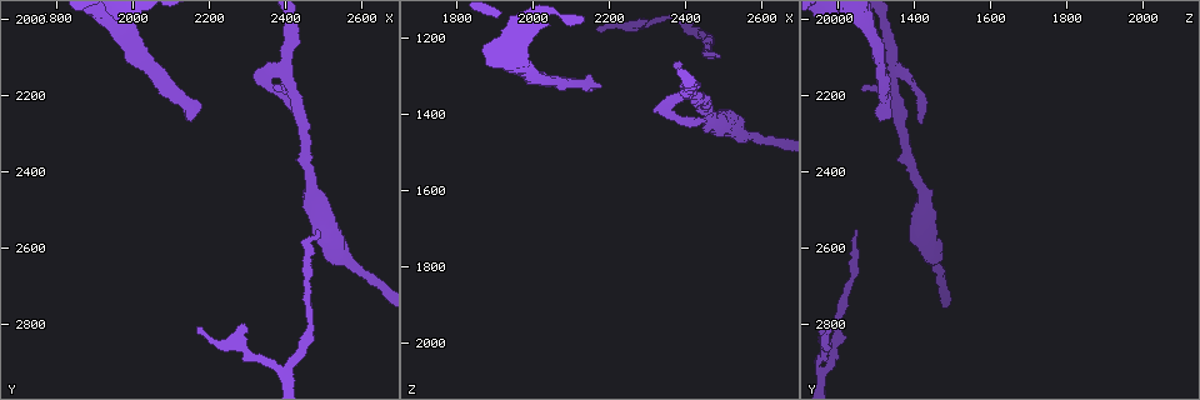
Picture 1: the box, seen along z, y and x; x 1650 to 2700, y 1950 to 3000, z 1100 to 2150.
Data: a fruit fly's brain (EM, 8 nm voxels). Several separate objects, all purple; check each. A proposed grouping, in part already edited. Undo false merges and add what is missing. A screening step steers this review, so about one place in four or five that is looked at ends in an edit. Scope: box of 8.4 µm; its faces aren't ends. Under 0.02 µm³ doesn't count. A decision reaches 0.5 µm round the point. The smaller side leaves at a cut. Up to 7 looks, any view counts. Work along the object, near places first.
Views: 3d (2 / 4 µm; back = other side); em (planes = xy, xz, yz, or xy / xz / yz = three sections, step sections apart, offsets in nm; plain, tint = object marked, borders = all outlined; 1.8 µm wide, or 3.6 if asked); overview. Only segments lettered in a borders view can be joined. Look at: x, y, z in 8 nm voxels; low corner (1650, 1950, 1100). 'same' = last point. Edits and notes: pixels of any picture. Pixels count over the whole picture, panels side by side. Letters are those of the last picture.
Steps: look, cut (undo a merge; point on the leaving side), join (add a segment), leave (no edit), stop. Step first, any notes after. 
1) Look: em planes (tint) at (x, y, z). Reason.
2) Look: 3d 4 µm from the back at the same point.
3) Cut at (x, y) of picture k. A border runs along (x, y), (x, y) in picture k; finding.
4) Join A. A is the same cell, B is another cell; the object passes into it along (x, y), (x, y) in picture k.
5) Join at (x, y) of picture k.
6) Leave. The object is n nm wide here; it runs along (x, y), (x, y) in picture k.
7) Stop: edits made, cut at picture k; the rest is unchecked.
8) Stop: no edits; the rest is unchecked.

Look: em planes (plain) at (2150, 2270, 1305).

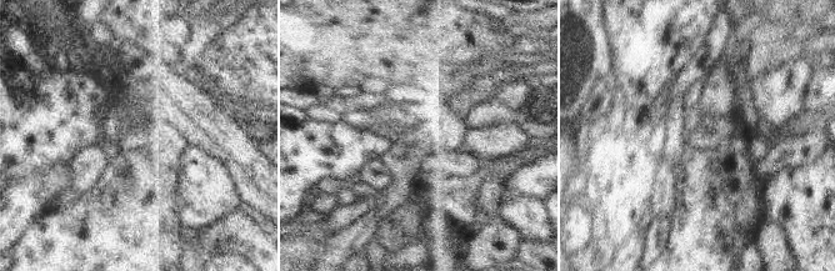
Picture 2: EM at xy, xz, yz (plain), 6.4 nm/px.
Look: em planes (borders) at the same point. See the neighbours.

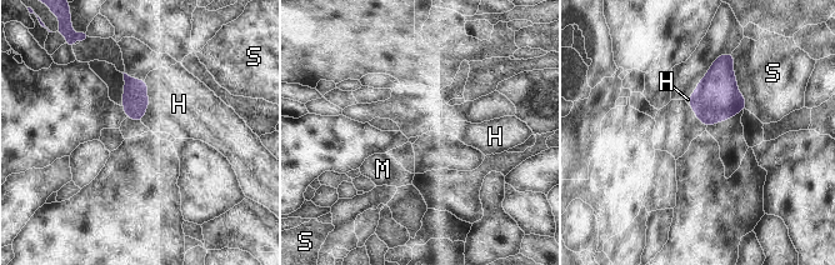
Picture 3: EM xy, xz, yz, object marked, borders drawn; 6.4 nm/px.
Join H. H is the same cell, M and S are other cells; the object passes into it along (135, 101), (148, 100), (179, 104) in picture 3; it goes on there.

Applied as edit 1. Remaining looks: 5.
Look: 3d 4 µm at (2400, 2140, 1355). Three arms meet.

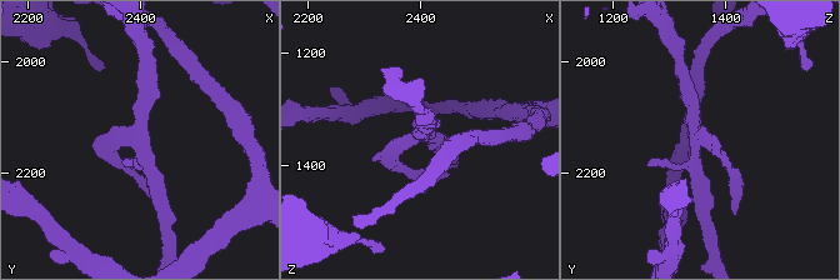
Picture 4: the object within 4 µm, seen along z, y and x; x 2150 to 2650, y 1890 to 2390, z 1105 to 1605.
Look: em planes (borders) at (2400, 2145, 1350). Need the tissue.

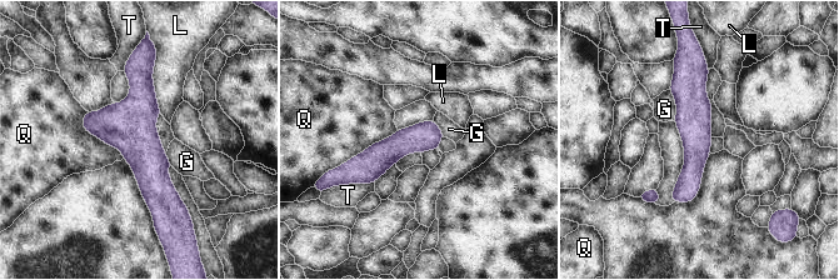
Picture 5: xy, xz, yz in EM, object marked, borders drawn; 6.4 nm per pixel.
Leave. The object is 180 nm wide here; G, L, Q and T are other cells; it runs along (133, 65), (158, 213) in picture 5; all the same neuron.

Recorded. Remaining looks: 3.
Look: 3d 2 µm at (2175, 2815, 1185). Tapers out.

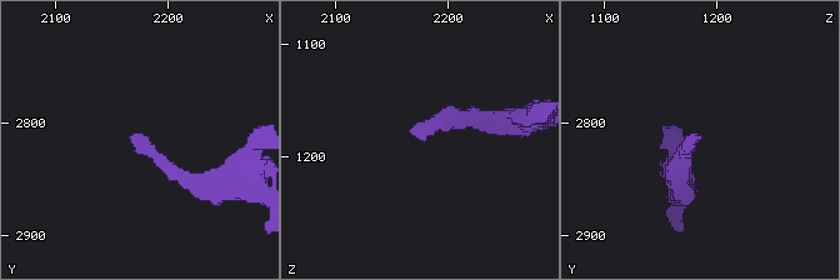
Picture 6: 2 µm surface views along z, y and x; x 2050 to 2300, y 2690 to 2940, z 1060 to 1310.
Look: em planes (borders) at (2176, 2812, 1188).

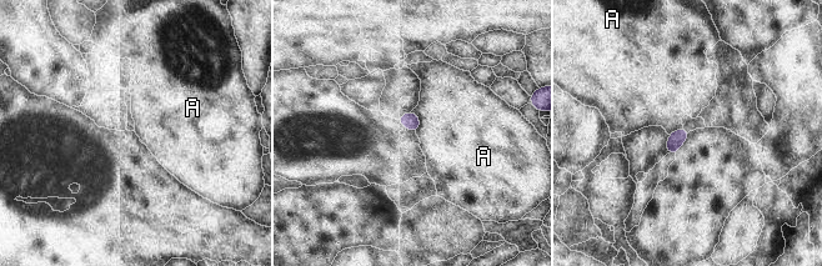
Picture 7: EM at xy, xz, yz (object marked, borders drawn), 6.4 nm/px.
Leave. The object is 100 nm wide here; the longest contact is with A, 140 nm; A is another cell; no lettered segment goes on from it.

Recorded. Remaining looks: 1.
Stop: edits made, join at picture 3; the rest is unchecked.

